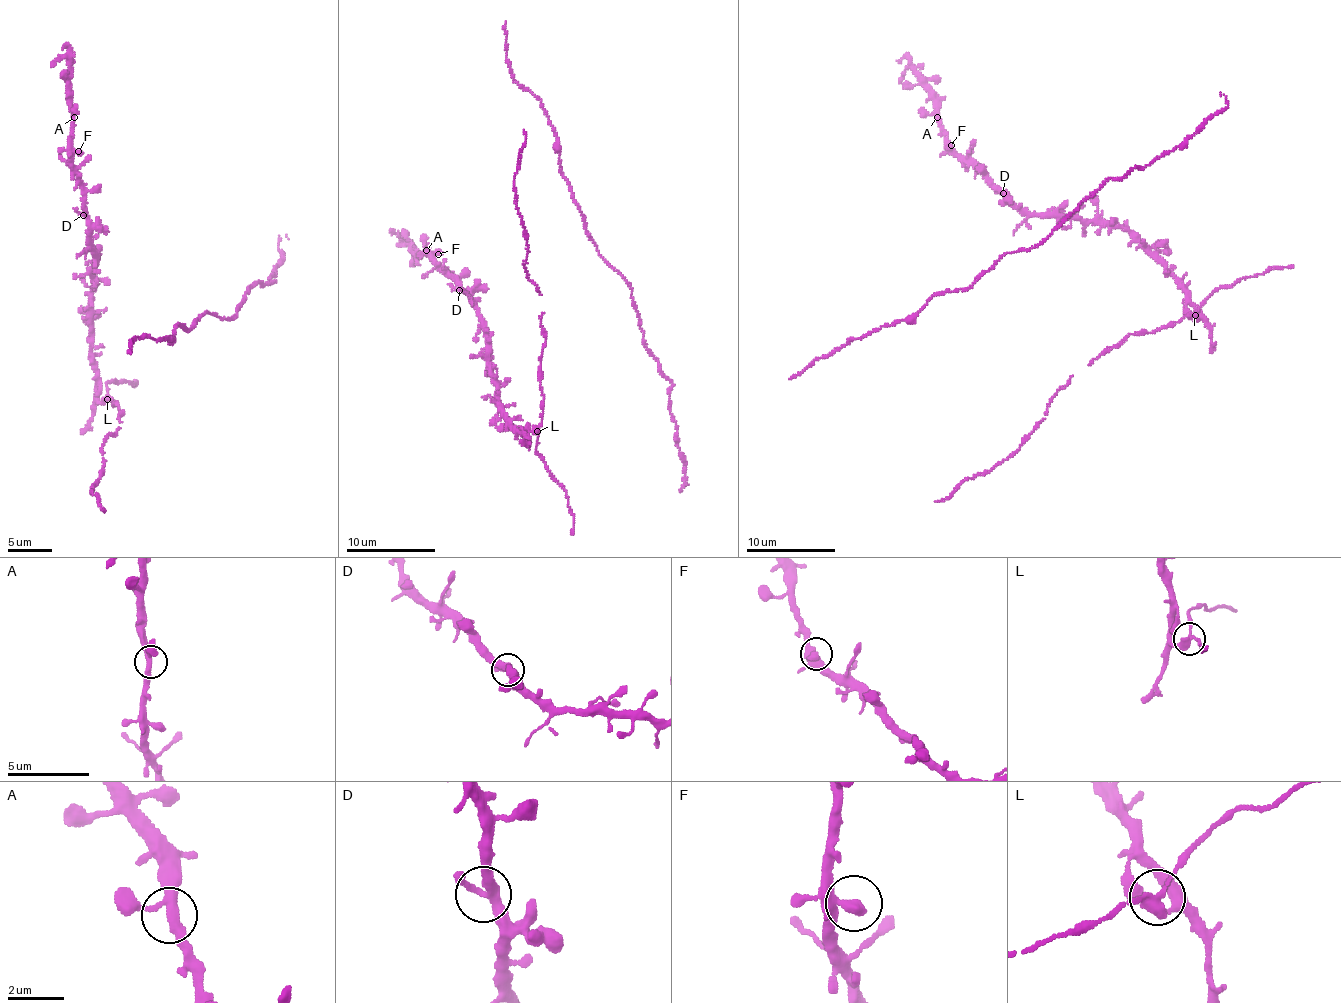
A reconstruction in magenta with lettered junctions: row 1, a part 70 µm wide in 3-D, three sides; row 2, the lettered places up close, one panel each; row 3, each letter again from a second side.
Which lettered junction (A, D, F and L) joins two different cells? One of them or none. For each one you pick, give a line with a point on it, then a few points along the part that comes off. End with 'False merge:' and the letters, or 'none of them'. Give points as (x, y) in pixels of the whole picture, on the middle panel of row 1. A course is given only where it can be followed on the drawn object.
False merge: none of them

